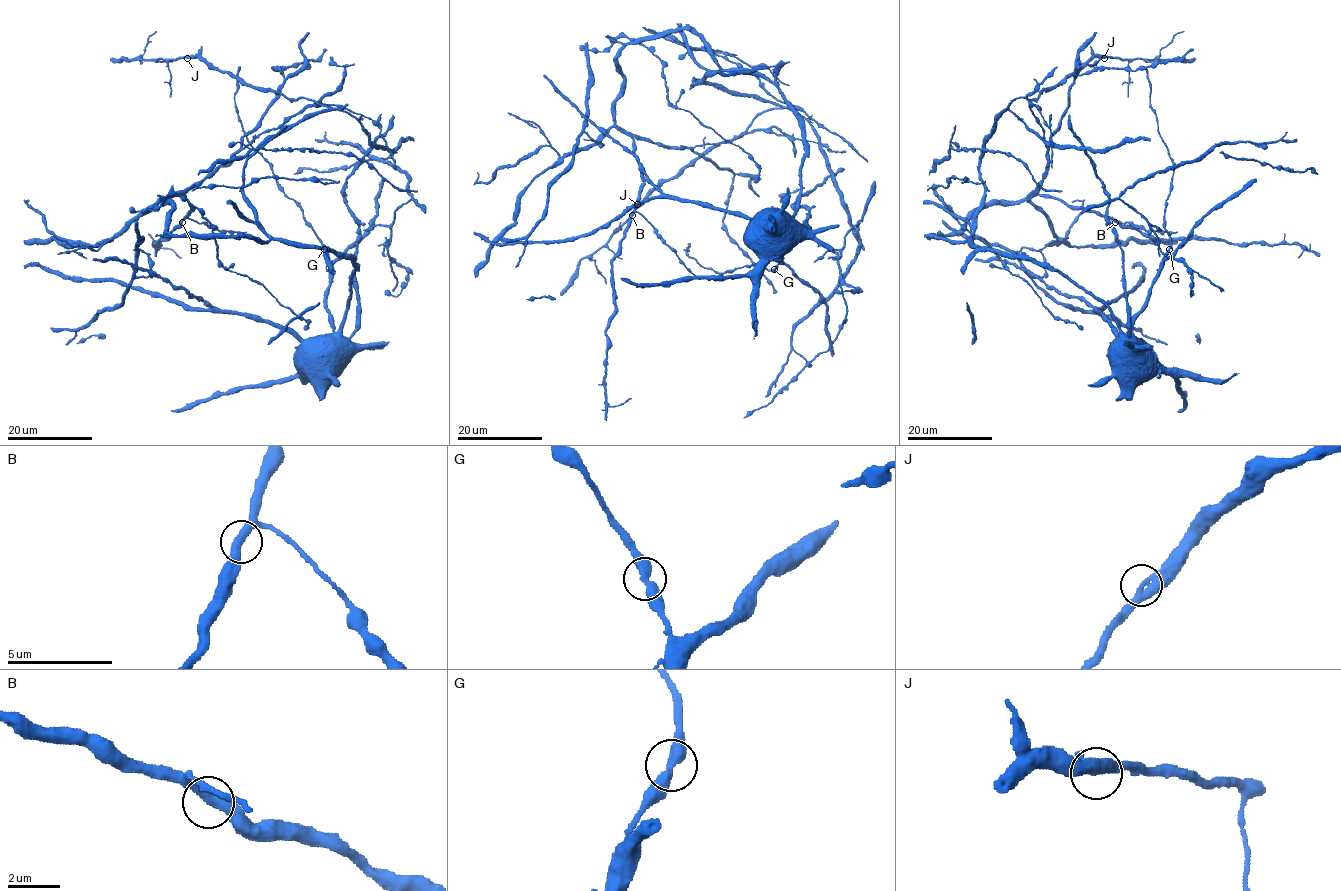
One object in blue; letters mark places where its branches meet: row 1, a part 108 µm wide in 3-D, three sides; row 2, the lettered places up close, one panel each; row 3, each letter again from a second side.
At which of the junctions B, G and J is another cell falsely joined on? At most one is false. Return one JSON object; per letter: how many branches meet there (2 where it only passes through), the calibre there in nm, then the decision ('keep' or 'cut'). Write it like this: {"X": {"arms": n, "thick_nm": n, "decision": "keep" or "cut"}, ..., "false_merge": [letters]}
{"B": {"arms": 2, "thick_nm": 400, "decision": "keep"}, "G": {"arms": 2, "thick_nm": 440, "decision": "keep"}, "J": {"arms": 2, "thick_nm": 420, "decision": "keep"}, "false_merge": []}

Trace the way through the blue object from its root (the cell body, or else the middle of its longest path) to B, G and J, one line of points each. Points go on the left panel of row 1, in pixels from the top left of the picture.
B: (319, 352), (347, 308), (349, 258), (172, 236), (165, 202), (181, 194), (193, 206), (182, 222)
G: (319, 352), (312, 355), (311, 346), (320, 337), (333, 332), (333, 319), (327, 307), (329, 257), (323, 248)
J: (319, 352), (339, 327), (354, 264), (273, 240), (243, 171), (265, 143), (330, 109), (187, 58)

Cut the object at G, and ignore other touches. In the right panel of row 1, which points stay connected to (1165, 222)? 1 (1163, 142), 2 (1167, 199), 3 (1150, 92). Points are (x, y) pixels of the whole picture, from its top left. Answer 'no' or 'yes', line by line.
1: yes
2: yes
3: yes

